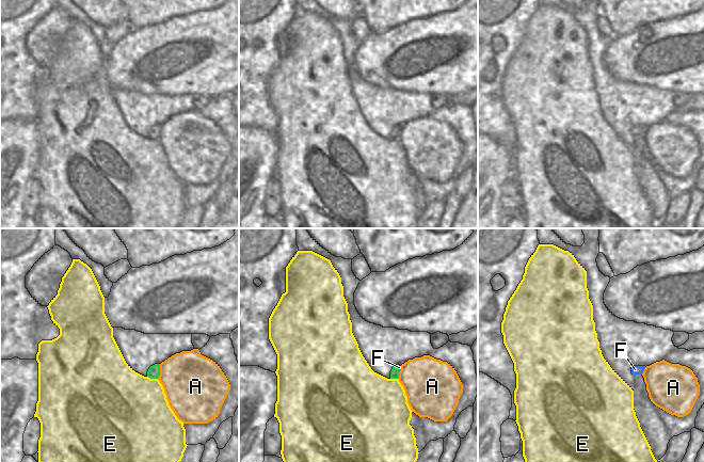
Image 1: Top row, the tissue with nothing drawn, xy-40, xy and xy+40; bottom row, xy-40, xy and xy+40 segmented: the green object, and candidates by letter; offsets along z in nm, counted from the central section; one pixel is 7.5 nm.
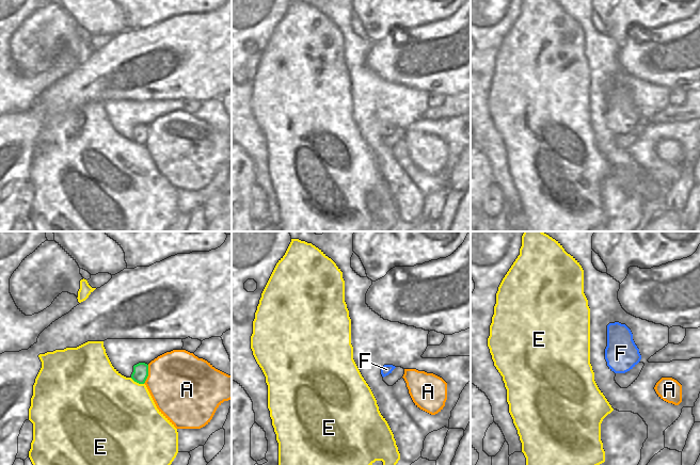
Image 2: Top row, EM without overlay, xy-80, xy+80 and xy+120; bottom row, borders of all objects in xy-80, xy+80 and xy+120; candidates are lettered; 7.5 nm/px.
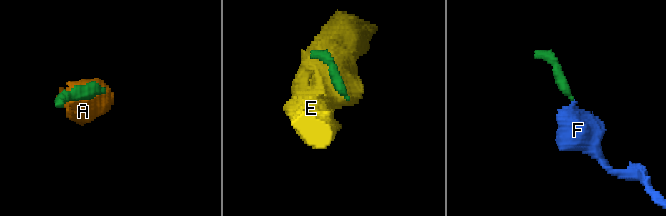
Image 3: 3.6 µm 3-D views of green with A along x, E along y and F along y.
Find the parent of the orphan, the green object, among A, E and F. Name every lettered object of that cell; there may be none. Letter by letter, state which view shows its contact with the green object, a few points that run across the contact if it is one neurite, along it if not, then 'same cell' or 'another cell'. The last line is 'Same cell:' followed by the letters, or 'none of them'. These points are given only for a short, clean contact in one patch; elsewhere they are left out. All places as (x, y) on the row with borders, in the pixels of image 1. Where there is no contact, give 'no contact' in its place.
A: meets green in xy-40; another cell
E: meets green in xy-40; another cell
F: meets green in xy; line xy (395, 371), (398, 369), (399, 367); same cell
Same cell: F

